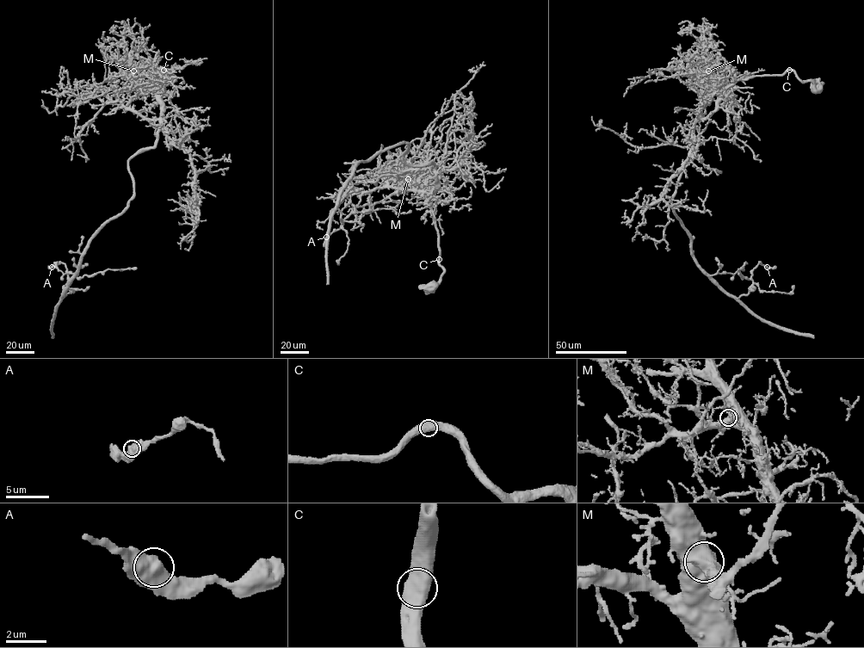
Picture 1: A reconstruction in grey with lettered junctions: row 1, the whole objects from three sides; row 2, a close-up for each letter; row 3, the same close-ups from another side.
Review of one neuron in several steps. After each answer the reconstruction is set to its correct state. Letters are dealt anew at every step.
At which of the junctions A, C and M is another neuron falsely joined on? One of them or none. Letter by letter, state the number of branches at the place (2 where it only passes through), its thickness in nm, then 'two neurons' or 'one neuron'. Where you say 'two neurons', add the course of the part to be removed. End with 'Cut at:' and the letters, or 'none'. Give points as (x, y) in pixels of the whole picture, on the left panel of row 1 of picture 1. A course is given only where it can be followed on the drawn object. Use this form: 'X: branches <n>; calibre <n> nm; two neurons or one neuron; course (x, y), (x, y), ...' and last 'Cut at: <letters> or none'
A: branches 2; calibre 700 nm; one neuron
C: branches 2; calibre 850 nm; one neuron
M: branches 2; calibre 700 nm; one neuron
Cut at: none

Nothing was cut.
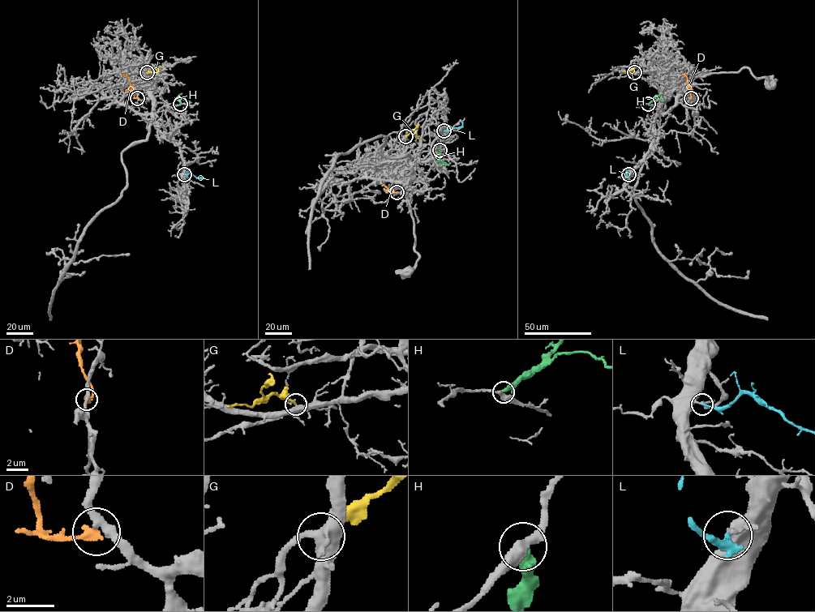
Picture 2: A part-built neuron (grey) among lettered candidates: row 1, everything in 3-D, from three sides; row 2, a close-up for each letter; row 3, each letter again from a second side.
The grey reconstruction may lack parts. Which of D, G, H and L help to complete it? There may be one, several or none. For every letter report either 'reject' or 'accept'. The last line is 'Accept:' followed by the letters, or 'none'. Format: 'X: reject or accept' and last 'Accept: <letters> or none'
D: reject
G: reject
H: reject
L: accept
Accept: L

